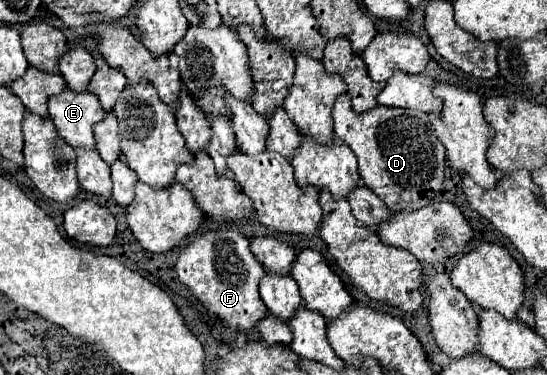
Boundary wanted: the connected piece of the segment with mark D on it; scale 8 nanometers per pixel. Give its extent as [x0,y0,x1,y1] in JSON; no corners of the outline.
[333,95,445,211]

